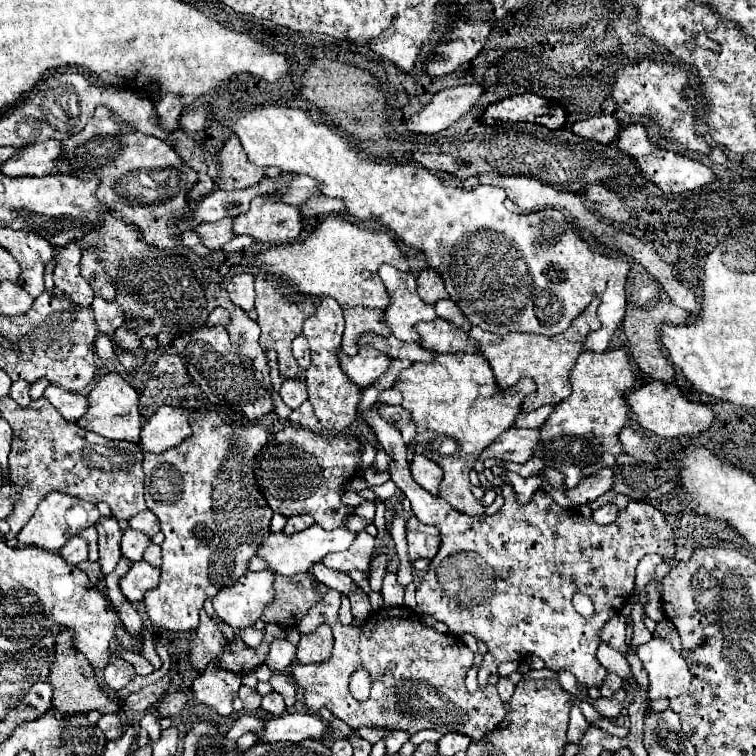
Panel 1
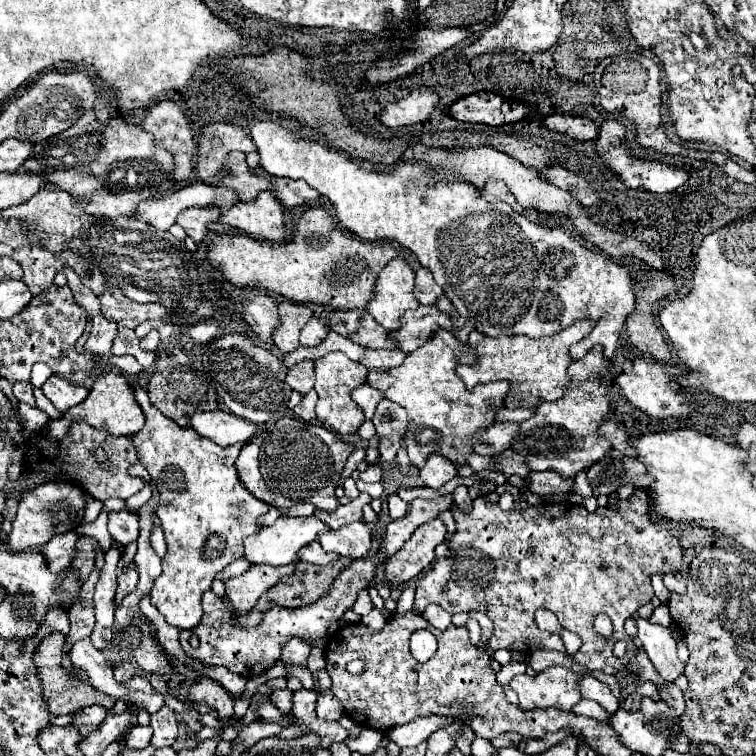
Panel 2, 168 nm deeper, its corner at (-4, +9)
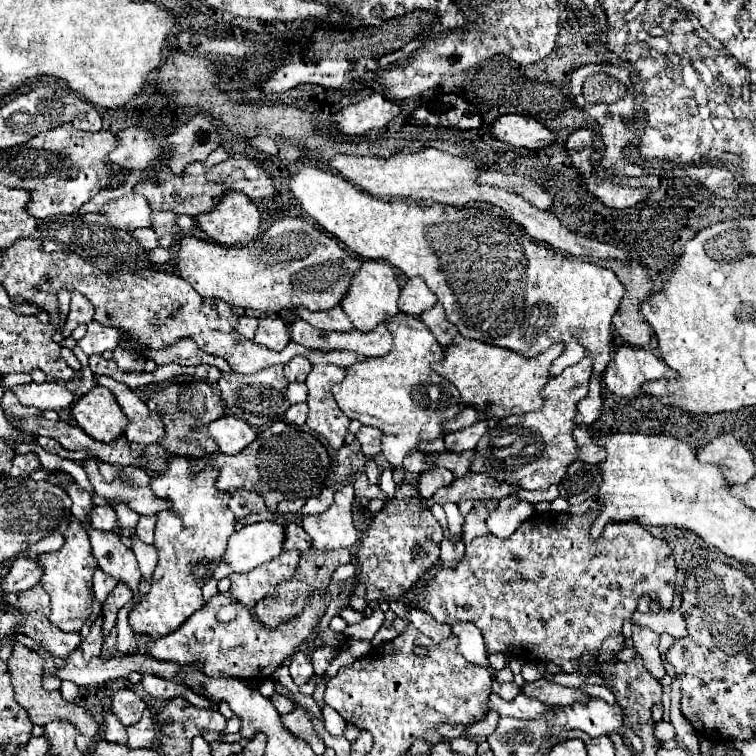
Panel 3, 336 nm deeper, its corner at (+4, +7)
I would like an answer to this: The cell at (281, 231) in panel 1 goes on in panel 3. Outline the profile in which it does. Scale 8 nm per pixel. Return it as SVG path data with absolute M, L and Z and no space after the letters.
M227 191L211 211L197 215L195 223L221 245L247 245L259 237L261 213L245 193Z

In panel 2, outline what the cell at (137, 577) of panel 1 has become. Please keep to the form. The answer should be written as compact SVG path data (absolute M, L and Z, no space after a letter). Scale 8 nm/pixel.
M127 571L127 573L119 575L119 587L117 587L117 595L115 595L117 603L121 603L121 599L135 589L137 579L139 579L139 575L135 571Z

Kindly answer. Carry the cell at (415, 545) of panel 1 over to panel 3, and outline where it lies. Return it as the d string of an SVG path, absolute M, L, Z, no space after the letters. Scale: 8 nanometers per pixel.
M399 483L395 497L371 519L369 527L361 535L355 549L359 563L357 583L365 585L365 599L389 599L401 597L413 589L413 585L439 563L439 545L443 541L443 529L429 509L421 507L421 495L415 485Z

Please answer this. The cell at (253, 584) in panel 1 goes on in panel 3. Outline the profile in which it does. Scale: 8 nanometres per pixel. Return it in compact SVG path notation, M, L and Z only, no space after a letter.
M283 551L275 561L269 561L267 565L259 565L249 573L231 575L231 597L251 609L257 601L273 595L279 583L295 577L297 567L299 551Z

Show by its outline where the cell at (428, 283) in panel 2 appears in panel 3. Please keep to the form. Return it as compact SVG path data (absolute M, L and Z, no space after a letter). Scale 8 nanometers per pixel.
M413 277L409 279L399 295L399 311L419 317L423 311L431 309L437 303L435 293L431 293L427 289L427 285L423 285L421 277Z

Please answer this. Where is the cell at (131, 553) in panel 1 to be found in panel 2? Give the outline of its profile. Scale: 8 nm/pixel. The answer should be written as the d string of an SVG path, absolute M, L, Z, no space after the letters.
M131 511L109 513L109 533L121 545L129 545L139 535L139 517Z

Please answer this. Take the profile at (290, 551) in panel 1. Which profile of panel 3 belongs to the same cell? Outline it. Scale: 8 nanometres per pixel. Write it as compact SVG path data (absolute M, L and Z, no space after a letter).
M273 521L245 525L229 537L229 545L219 565L213 569L213 579L229 577L231 571L251 571L273 561L283 551L285 527Z

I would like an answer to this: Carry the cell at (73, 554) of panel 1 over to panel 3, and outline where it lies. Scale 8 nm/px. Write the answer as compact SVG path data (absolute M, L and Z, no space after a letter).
M17 559L9 571L9 575L1 581L3 593L17 593L31 589L39 583L41 579L41 567L37 561L31 559Z

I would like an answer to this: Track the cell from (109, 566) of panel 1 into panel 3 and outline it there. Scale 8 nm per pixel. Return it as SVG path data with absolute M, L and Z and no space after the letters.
M99 617L99 619L93 623L87 639L81 643L81 651L83 651L85 661L89 661L91 657L99 657L101 643L103 643L103 637L101 637L101 617Z

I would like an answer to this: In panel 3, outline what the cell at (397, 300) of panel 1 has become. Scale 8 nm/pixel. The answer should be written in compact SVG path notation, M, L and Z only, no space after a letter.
M363 261L361 269L355 271L351 277L351 283L341 301L341 307L357 331L371 331L381 321L385 321L385 317L399 313L397 309L399 293L401 293L401 287L391 265L387 265L385 261Z

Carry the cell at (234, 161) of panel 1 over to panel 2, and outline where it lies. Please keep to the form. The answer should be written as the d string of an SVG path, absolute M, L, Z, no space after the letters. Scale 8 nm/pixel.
M211 123L203 127L197 151L197 173L205 183L217 183L219 175L227 175L227 155L229 151L239 149L243 153L255 151L251 137L237 125L229 123Z

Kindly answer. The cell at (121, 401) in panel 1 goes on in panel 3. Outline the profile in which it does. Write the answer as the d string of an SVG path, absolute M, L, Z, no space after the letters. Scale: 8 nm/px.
M95 385L87 395L83 395L71 407L71 415L89 437L103 443L115 441L123 435L123 425L127 425L115 397L111 397L111 391L101 385Z

